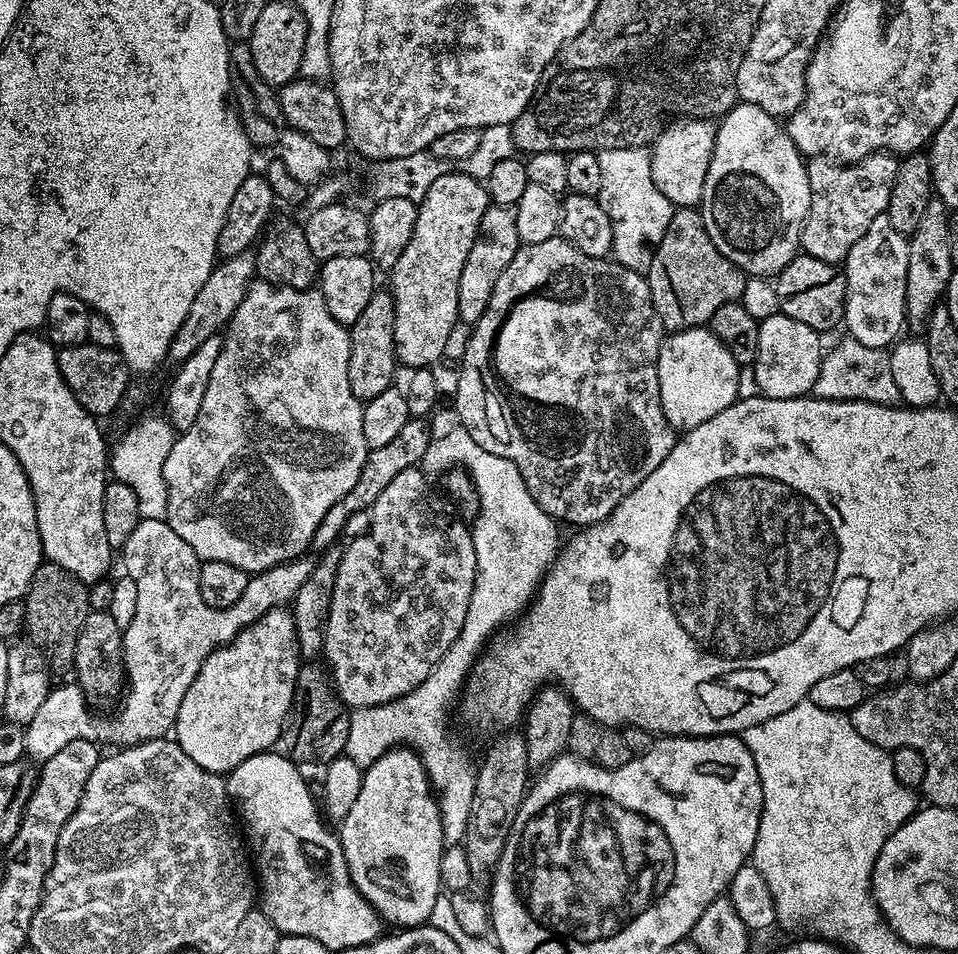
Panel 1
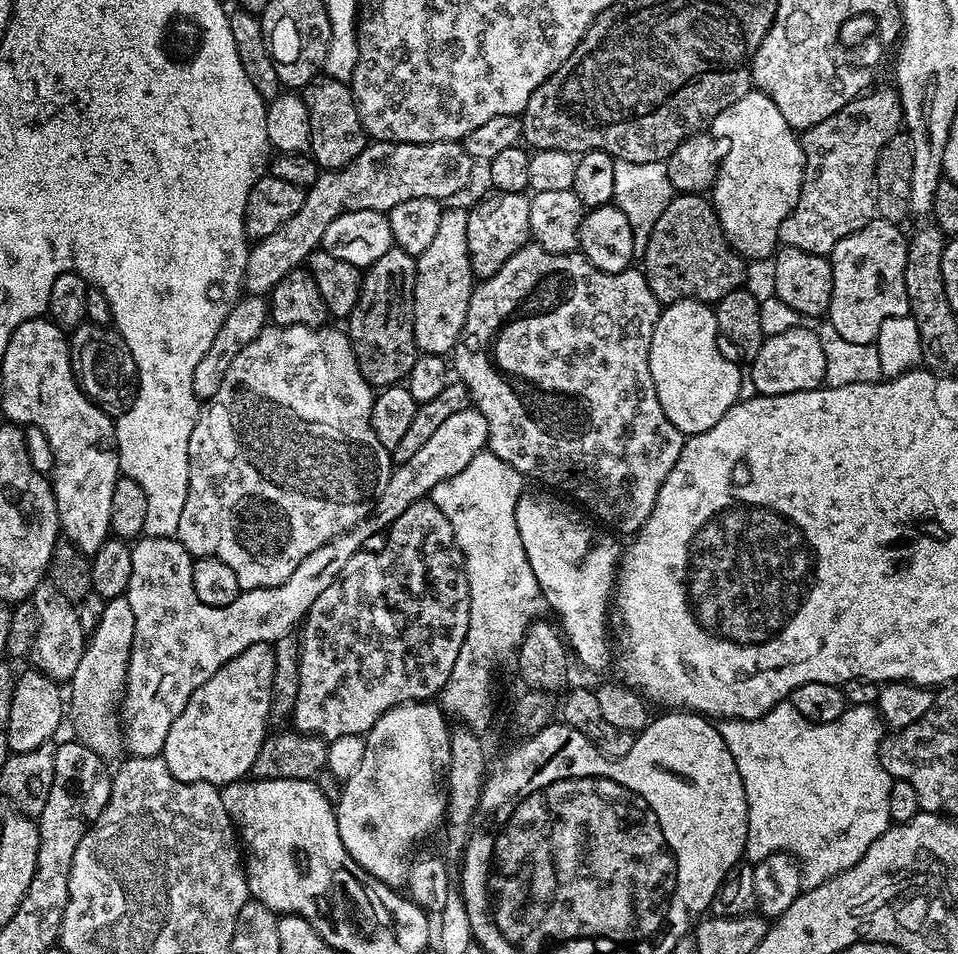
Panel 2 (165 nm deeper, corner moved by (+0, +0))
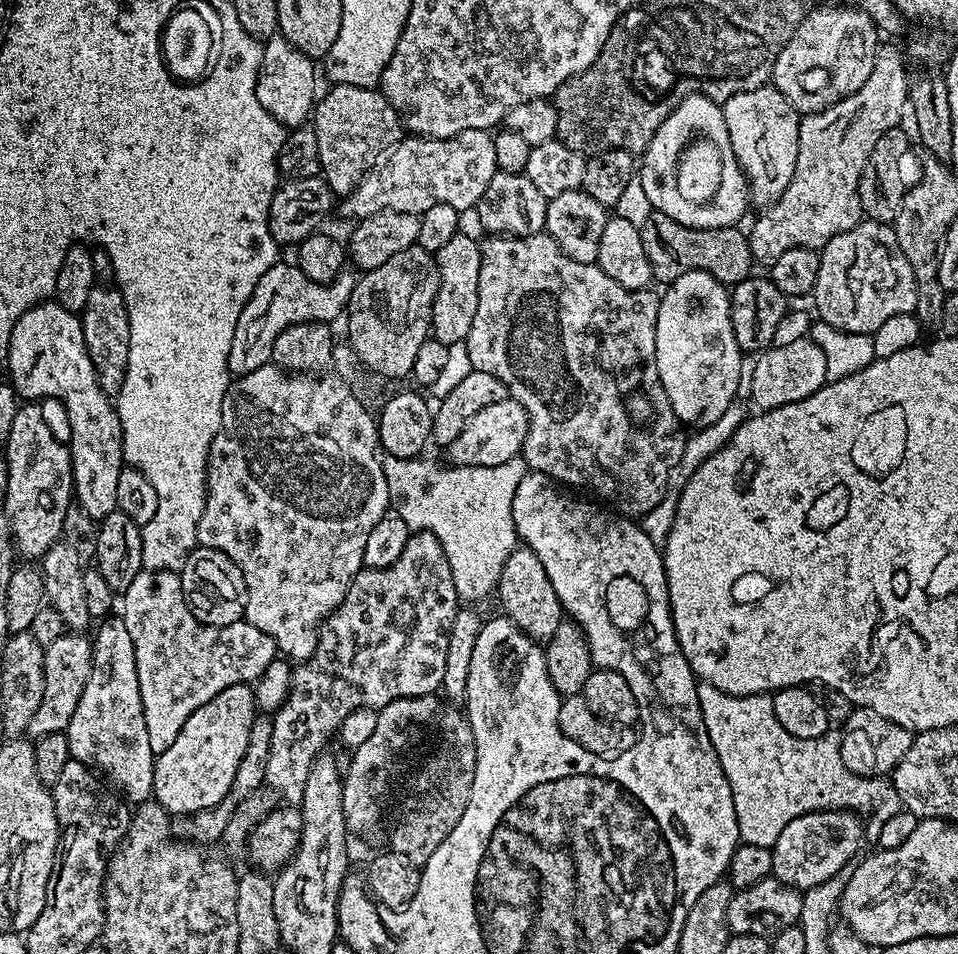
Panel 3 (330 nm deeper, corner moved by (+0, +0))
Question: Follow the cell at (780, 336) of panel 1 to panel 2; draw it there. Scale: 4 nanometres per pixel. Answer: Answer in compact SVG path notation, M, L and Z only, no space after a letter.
M807 326L786 330L786 334L767 337L758 354L750 360L750 371L759 395L785 396L821 387L824 384L826 362L830 357L824 351L826 345L819 340L818 332L808 329Z

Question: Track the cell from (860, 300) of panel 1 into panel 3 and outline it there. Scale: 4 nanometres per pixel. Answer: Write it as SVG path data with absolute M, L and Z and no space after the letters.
M864 218L850 230L830 238L828 245L820 252L818 282L812 287L810 296L811 299L816 299L816 316L821 321L836 327L838 331L851 332L854 335L876 332L878 326L894 318L894 314L915 313L914 270L910 270L910 262L906 262L906 254L902 254L902 246L898 246L895 227Z

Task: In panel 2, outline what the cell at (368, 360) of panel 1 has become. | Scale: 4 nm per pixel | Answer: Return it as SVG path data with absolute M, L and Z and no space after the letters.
M393 247L371 264L363 273L360 282L358 302L352 315L347 317L346 335L352 342L352 349L360 367L360 373L373 389L388 388L391 384L407 381L410 366L414 366L418 349L414 342L414 278L416 277L416 257L406 254L406 250Z

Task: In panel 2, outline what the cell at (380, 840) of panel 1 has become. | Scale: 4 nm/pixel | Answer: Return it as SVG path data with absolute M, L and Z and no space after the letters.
M436 702L399 704L398 707L391 708L389 712L382 714L382 718L378 718L378 722L374 722L374 726L364 736L366 754L362 754L362 762L358 765L358 771L355 774L350 774L350 778L343 781L341 788L344 789L340 792L340 801L337 799L334 804L336 821L338 822L338 834L342 838L342 846L346 846L346 850L350 854L350 858L354 858L354 862L358 862L358 866L362 866L362 870L366 870L376 880L381 880L383 884L388 884L394 889L399 889L408 879L410 857L413 855L413 853L411 854L412 847L427 832L434 831L436 827L439 829L442 821L445 819L445 777L448 771L448 763L450 762L451 744L450 725L448 726L447 722L449 723L444 709Z

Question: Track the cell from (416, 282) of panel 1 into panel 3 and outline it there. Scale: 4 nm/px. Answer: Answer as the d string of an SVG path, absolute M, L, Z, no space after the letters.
M457 232L454 238L450 238L450 242L446 242L446 246L442 246L442 250L434 254L440 281L432 307L430 332L435 340L446 345L467 341L470 326L474 322L474 313L478 310L478 270L482 266L480 240L467 236L466 232Z

